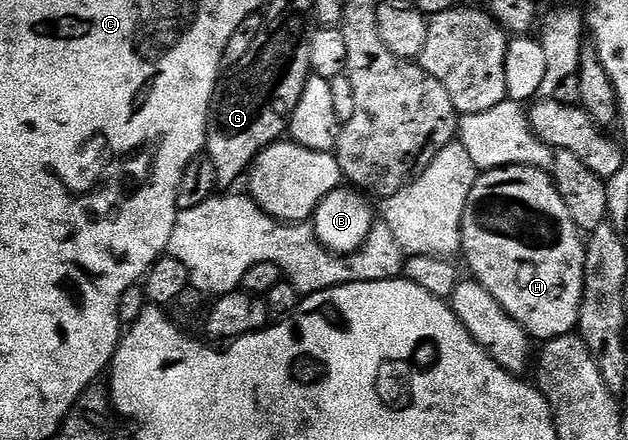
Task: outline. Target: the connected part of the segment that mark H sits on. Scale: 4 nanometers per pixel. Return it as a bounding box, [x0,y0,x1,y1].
[460,165,585,342]

